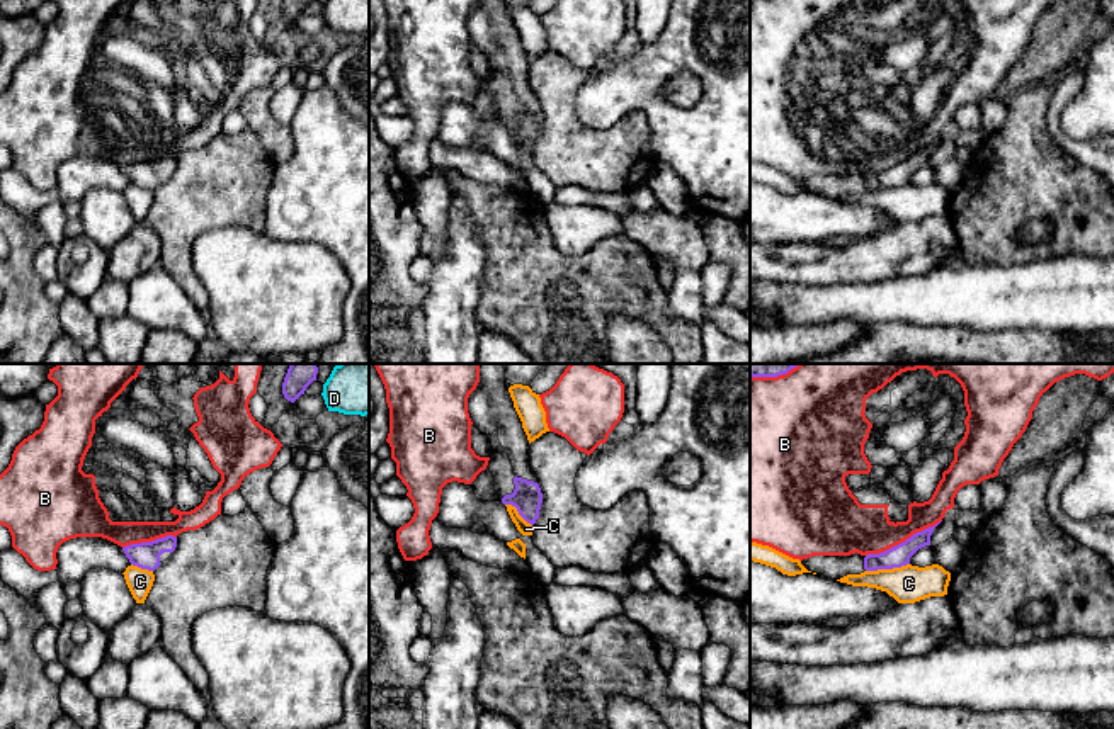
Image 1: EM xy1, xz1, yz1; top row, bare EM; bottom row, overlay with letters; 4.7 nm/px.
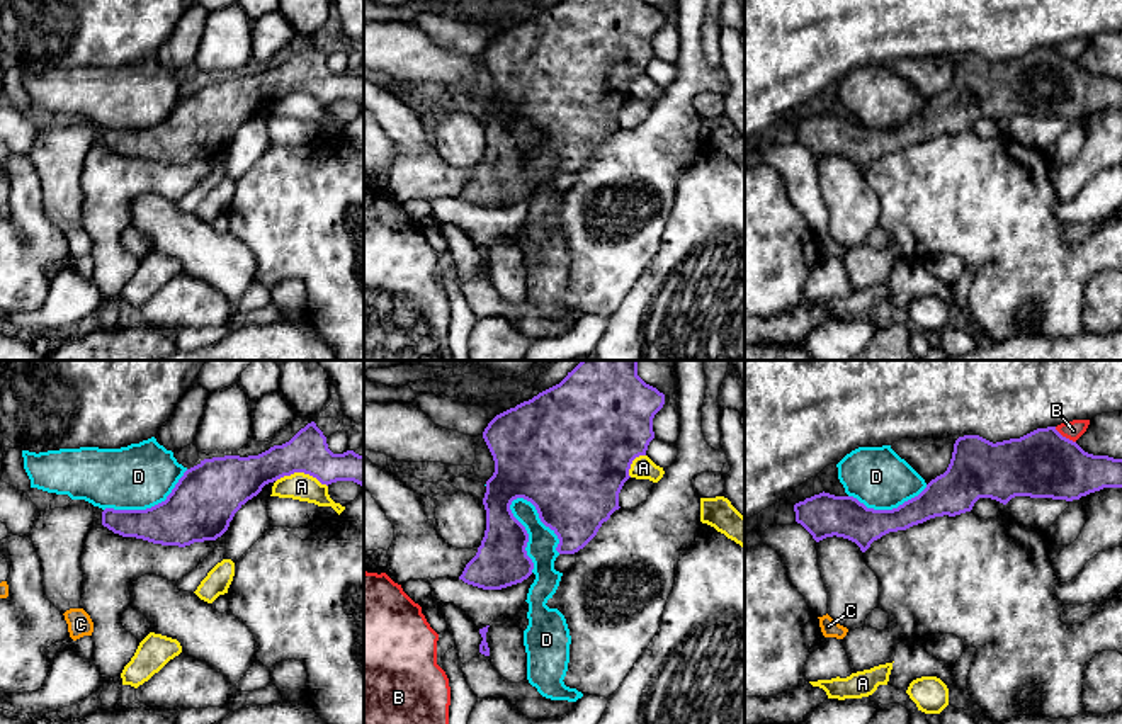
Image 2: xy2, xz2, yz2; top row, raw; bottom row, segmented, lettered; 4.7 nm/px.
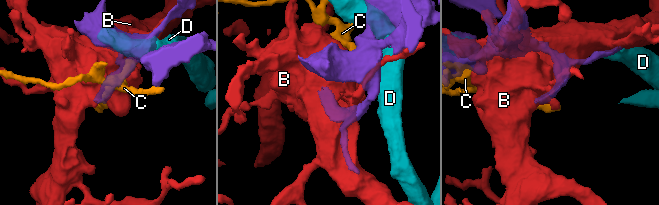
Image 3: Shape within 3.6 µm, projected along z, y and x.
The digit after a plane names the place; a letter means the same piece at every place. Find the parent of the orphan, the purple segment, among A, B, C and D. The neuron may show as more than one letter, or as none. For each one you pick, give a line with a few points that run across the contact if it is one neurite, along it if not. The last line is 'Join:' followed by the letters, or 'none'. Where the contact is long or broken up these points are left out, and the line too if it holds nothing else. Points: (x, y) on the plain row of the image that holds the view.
Join: none

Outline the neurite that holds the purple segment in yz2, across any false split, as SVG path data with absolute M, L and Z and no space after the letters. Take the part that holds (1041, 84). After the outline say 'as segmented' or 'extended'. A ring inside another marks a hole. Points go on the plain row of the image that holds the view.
M1047 46L996 63L959 56L947 90L898 127L874 129L853 116L823 110L796 122L794 131L816 161L836 155L865 172L889 151L971 131L979 117L1003 124L1015 116L1073 121L1103 107L1122 107L1122 78L1088 73Z | as segmented

